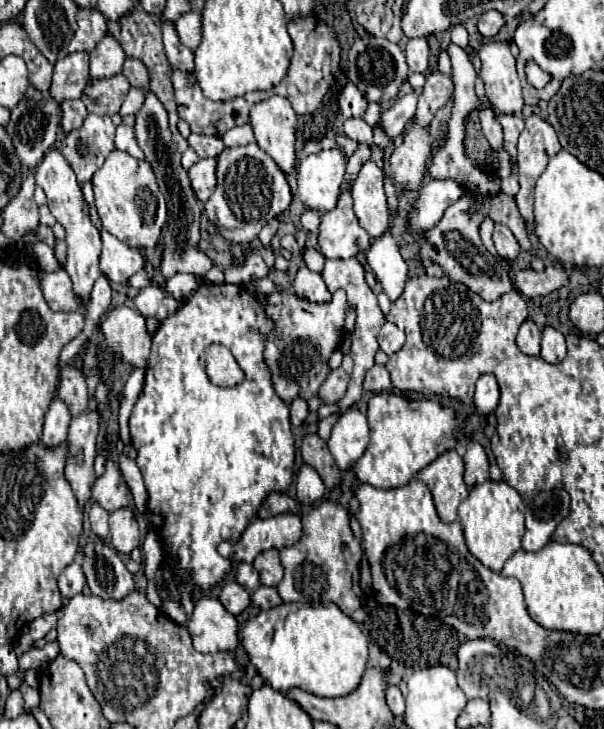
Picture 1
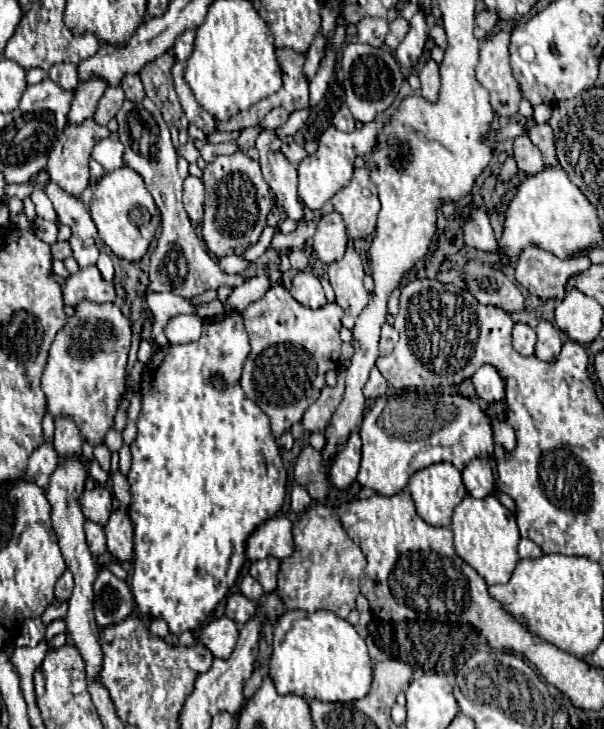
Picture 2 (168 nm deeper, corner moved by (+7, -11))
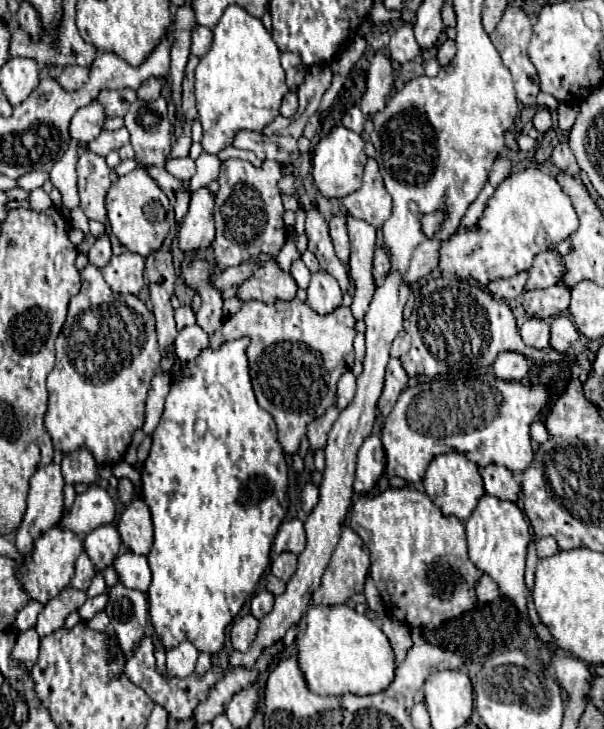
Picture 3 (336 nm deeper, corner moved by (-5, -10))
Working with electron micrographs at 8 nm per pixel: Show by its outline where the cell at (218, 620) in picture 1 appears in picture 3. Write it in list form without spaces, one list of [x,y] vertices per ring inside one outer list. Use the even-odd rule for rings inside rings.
[[[244,615],[240,619],[236,619],[232,623],[230,629],[230,639],[232,639],[232,647],[240,653],[246,653],[248,647],[252,647],[256,633],[258,633],[258,625],[260,621],[254,615]]]

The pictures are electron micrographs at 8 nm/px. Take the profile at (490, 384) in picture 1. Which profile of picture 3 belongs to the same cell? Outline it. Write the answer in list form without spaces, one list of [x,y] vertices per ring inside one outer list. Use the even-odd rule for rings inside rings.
[[[504,351],[494,361],[494,375],[504,381],[520,381],[528,375],[528,359],[516,351]]]

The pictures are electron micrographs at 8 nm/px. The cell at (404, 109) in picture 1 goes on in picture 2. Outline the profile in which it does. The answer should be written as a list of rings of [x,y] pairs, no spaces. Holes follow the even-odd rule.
[[[372,120],[364,124],[360,130],[354,132],[340,132],[334,126],[330,126],[318,140],[318,150],[310,156],[304,158],[298,166],[298,196],[308,206],[310,210],[320,210],[340,188],[344,188],[354,172],[354,158],[356,156],[366,156],[376,150],[376,140],[380,136],[380,128],[384,128],[384,122]]]

